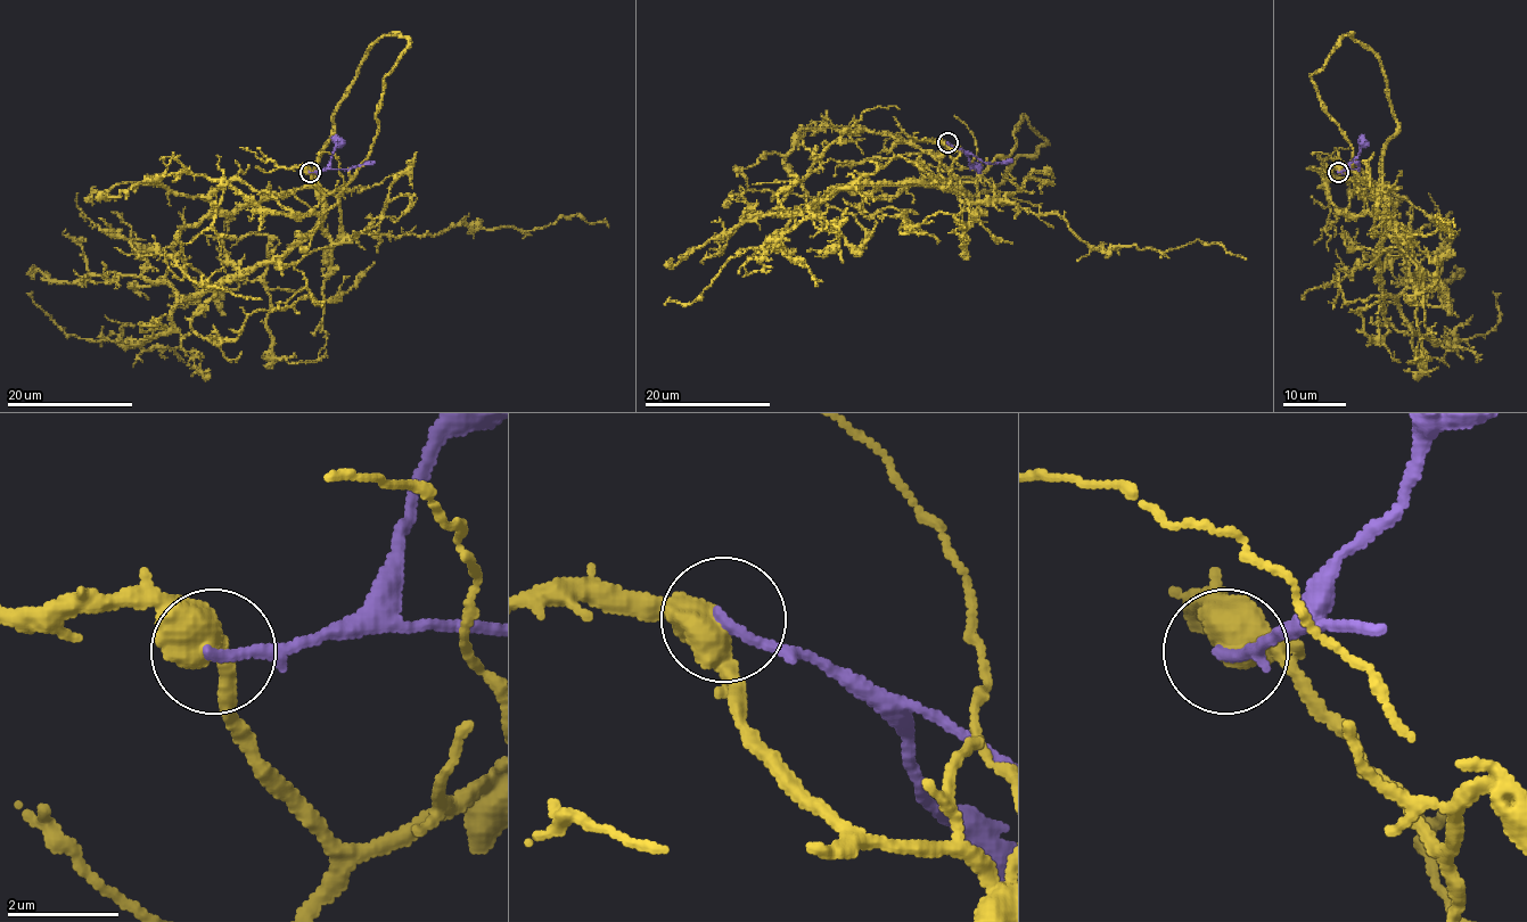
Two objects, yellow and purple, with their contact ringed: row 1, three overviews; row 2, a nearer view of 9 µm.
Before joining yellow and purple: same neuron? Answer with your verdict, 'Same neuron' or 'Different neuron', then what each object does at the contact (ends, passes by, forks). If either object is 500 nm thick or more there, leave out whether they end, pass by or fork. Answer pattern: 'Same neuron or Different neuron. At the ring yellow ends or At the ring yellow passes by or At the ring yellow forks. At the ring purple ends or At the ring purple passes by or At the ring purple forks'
Different neuron

